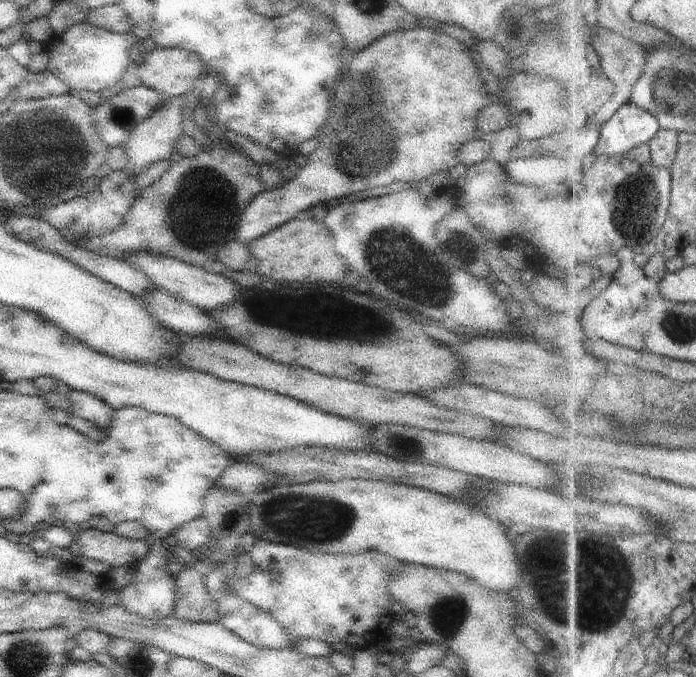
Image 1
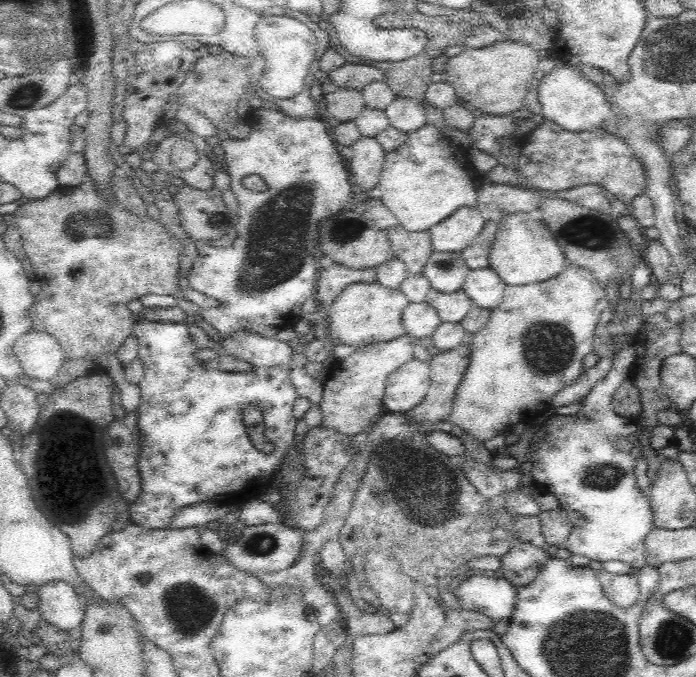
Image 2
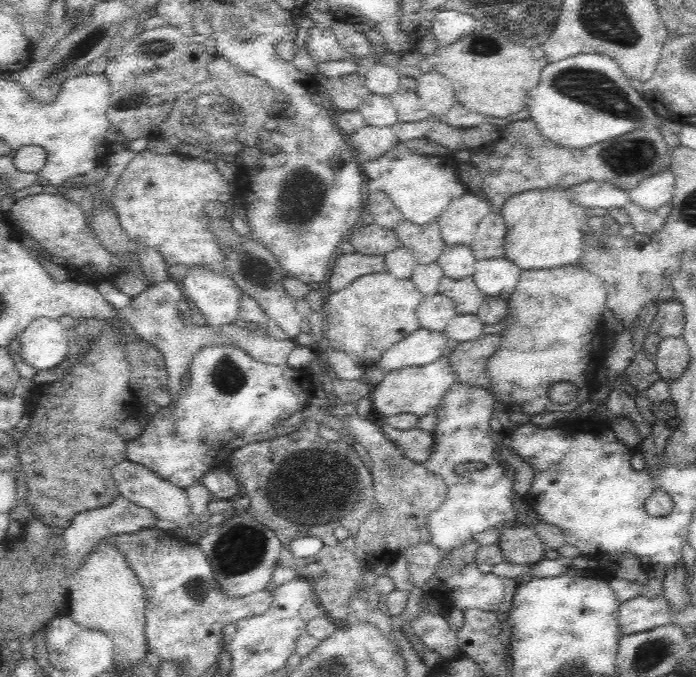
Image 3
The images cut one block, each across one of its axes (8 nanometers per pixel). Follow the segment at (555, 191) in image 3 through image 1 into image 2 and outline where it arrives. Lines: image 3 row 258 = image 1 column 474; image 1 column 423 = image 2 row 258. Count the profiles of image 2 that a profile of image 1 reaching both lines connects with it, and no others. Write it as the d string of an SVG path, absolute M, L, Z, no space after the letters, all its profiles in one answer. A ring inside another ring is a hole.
M524 212L508 214L499 223L489 255L489 267L507 286L535 285L555 278L566 267L565 255L543 220Z

